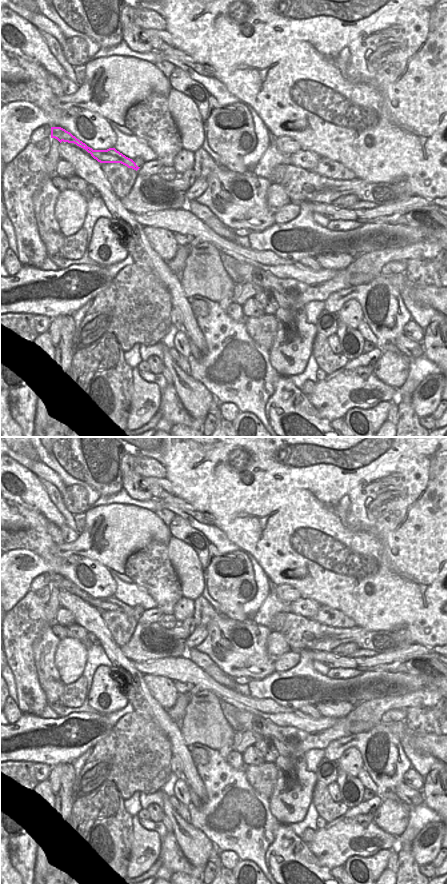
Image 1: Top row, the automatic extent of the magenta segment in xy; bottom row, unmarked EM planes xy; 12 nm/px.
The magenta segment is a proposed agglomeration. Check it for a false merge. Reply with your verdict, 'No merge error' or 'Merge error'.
No merge error

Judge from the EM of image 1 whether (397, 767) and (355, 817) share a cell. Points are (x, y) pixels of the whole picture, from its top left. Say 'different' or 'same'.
different

